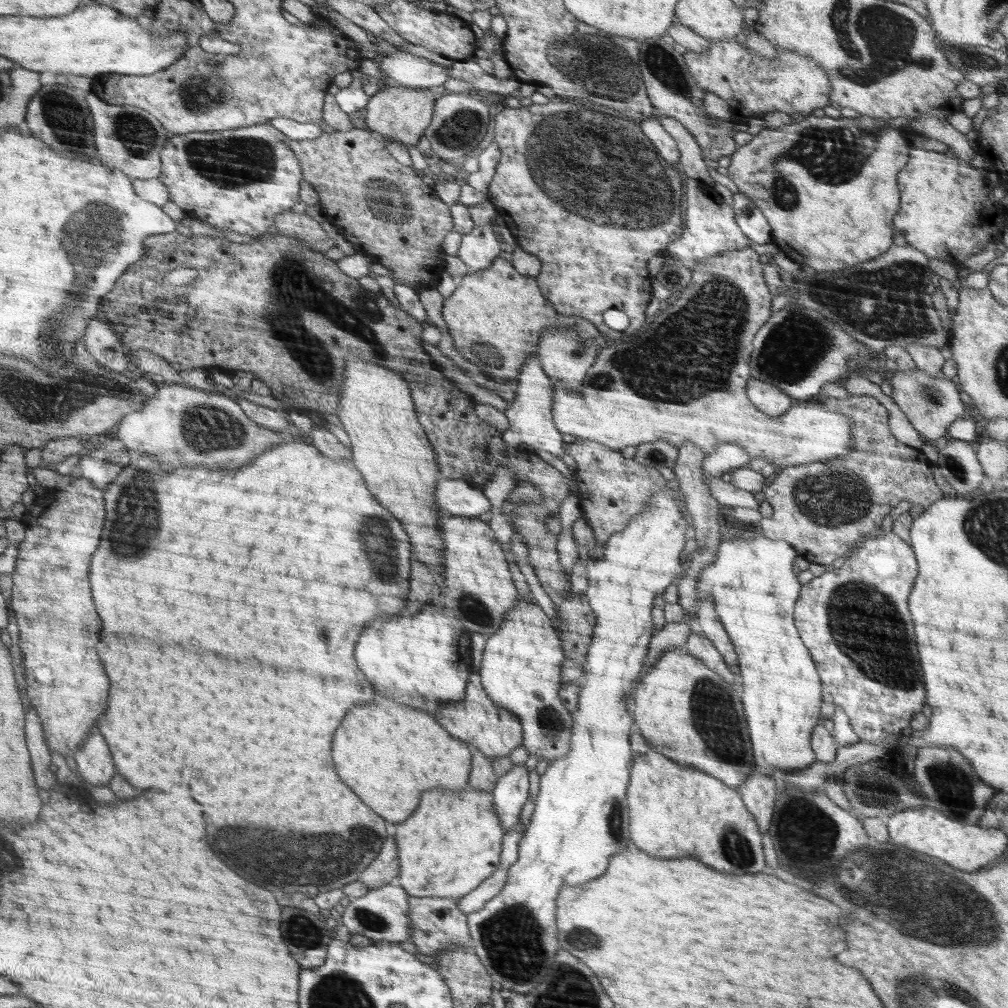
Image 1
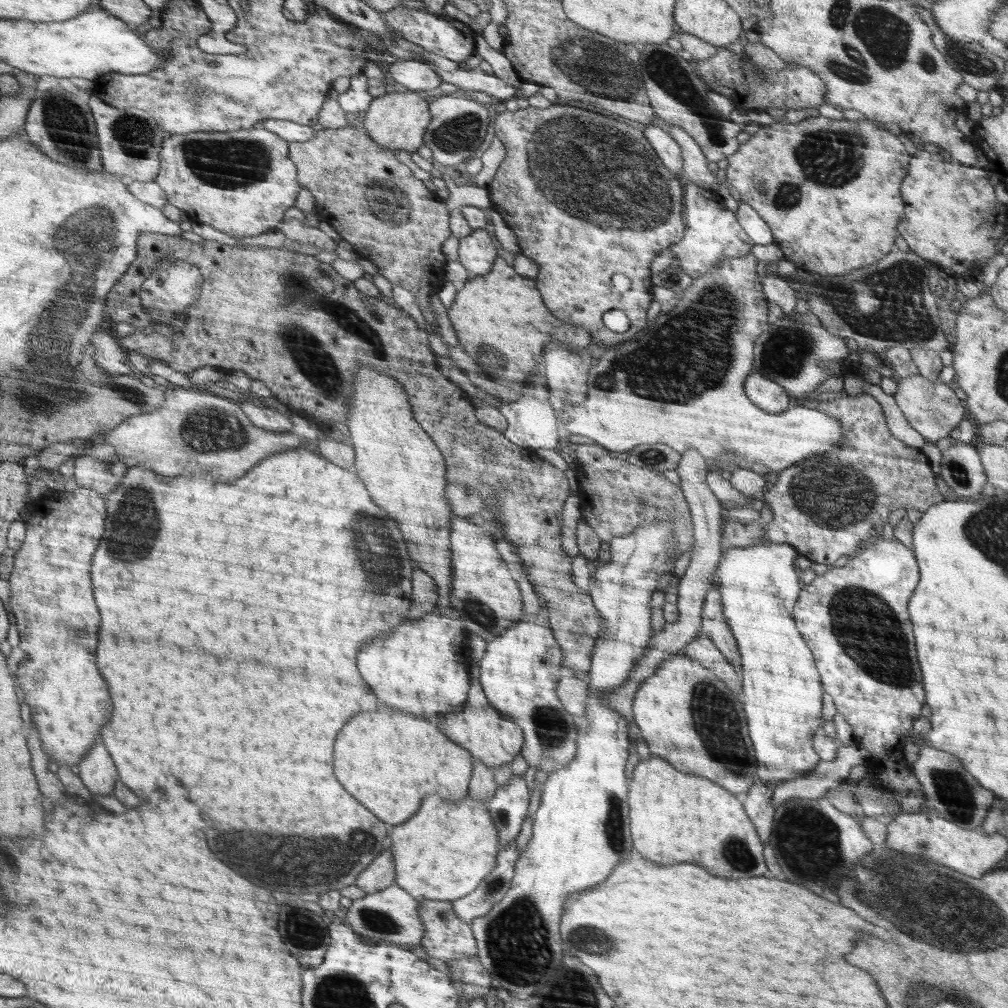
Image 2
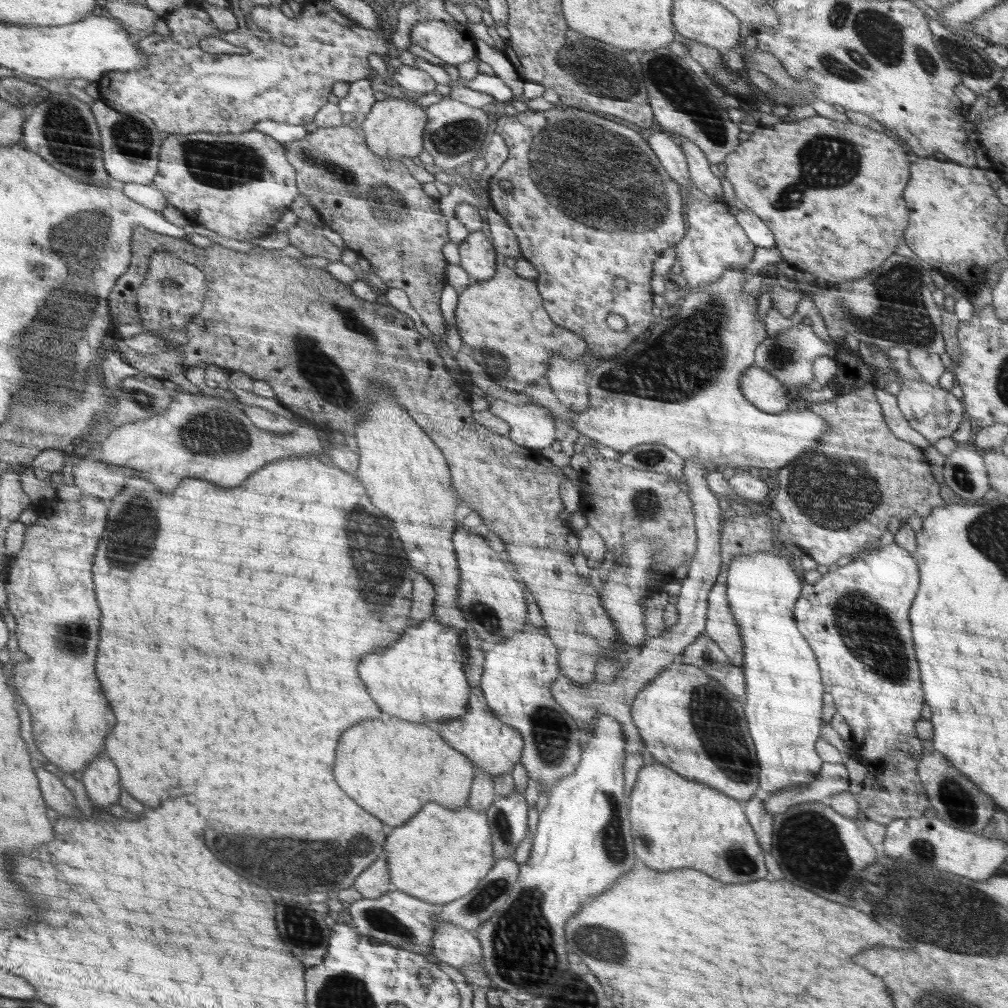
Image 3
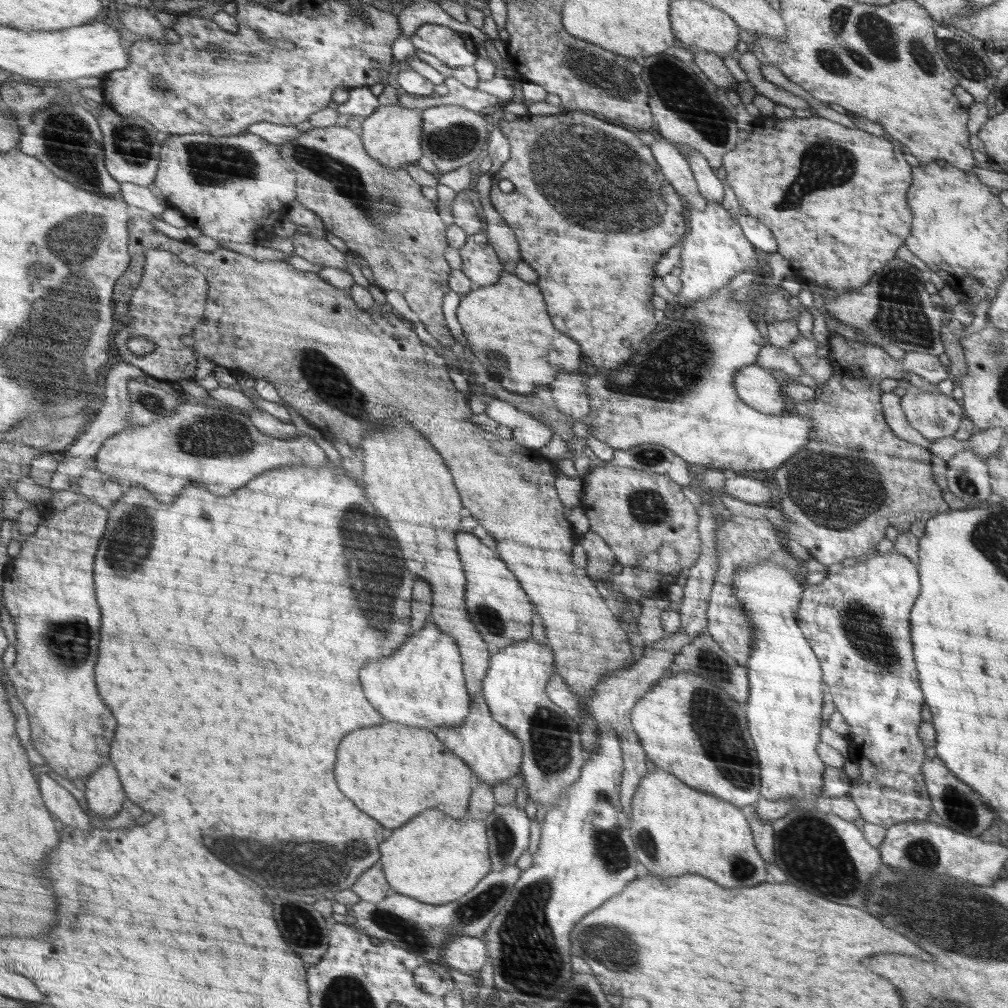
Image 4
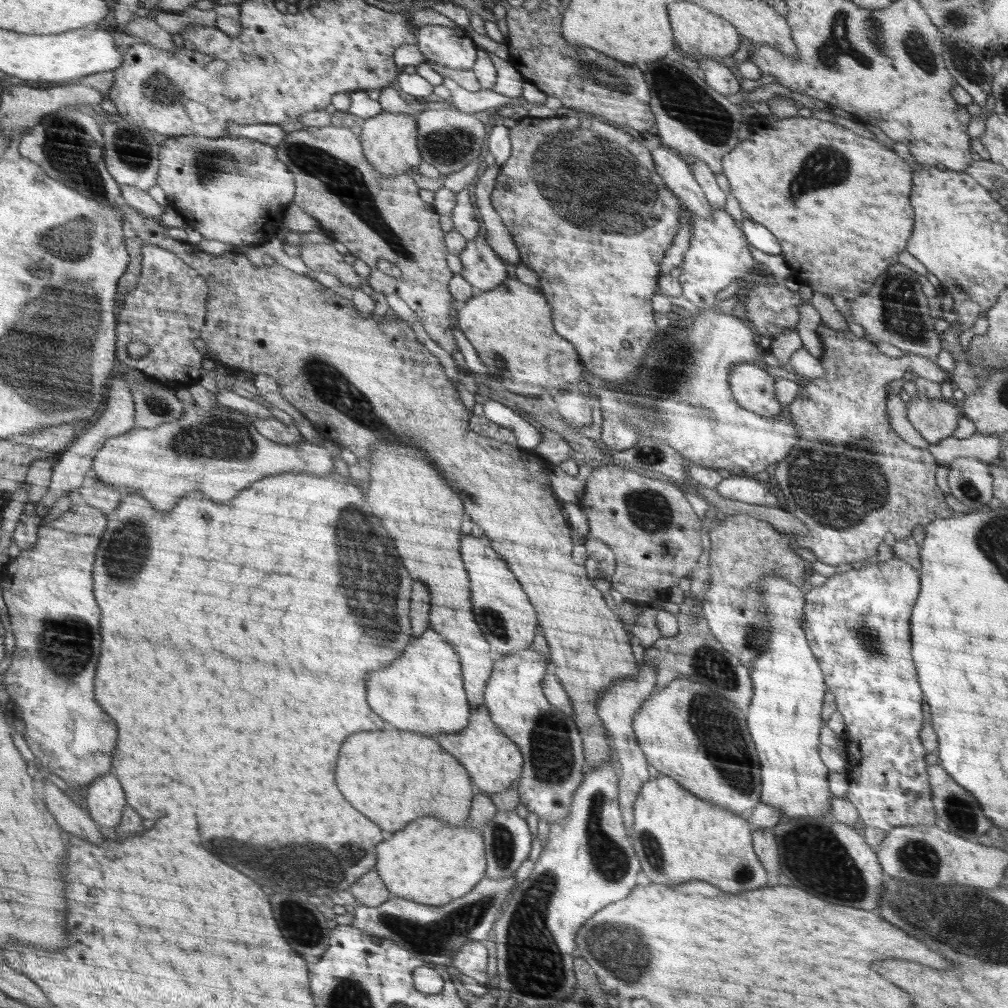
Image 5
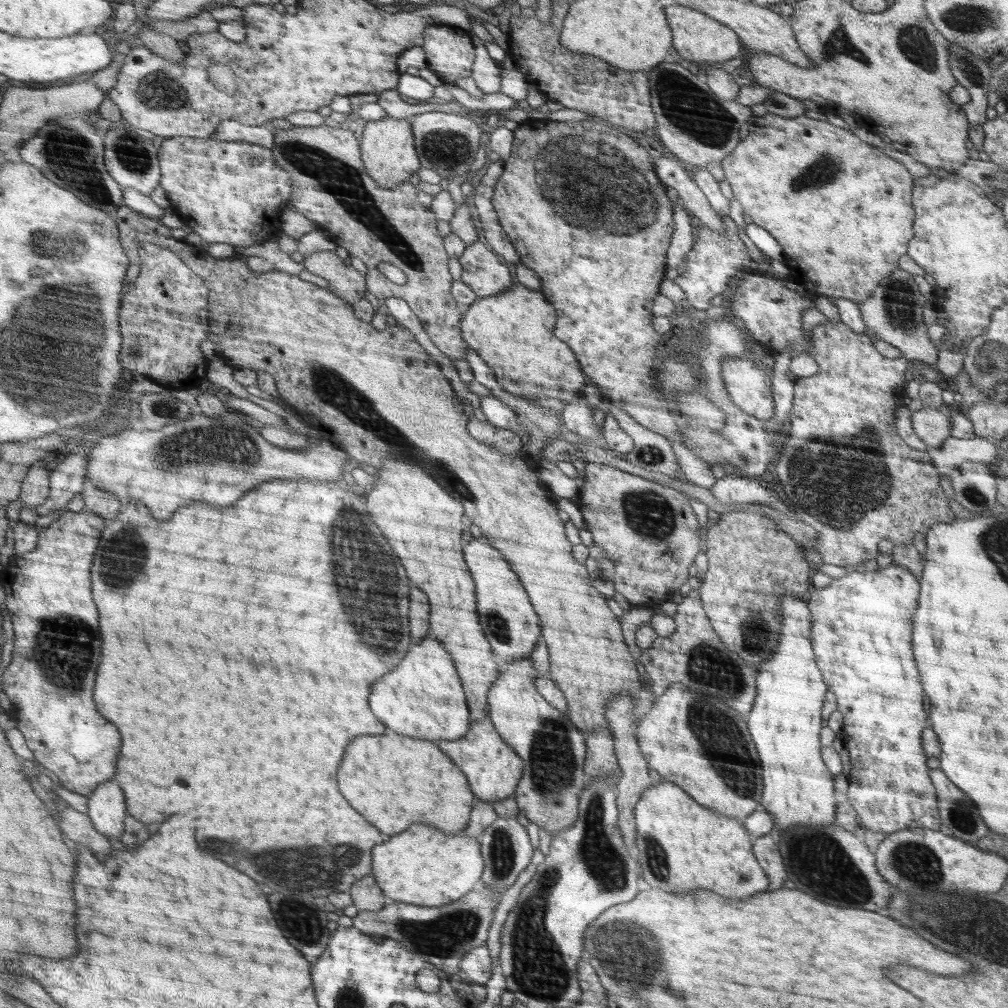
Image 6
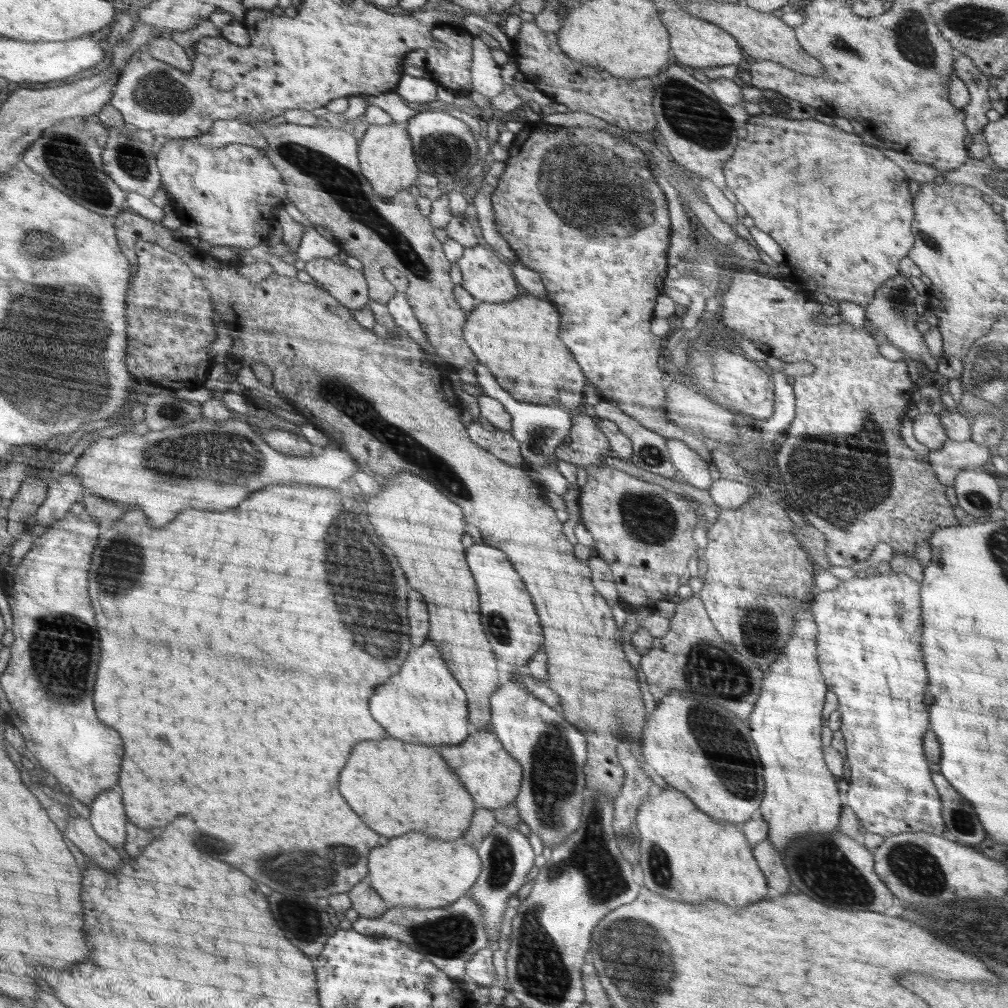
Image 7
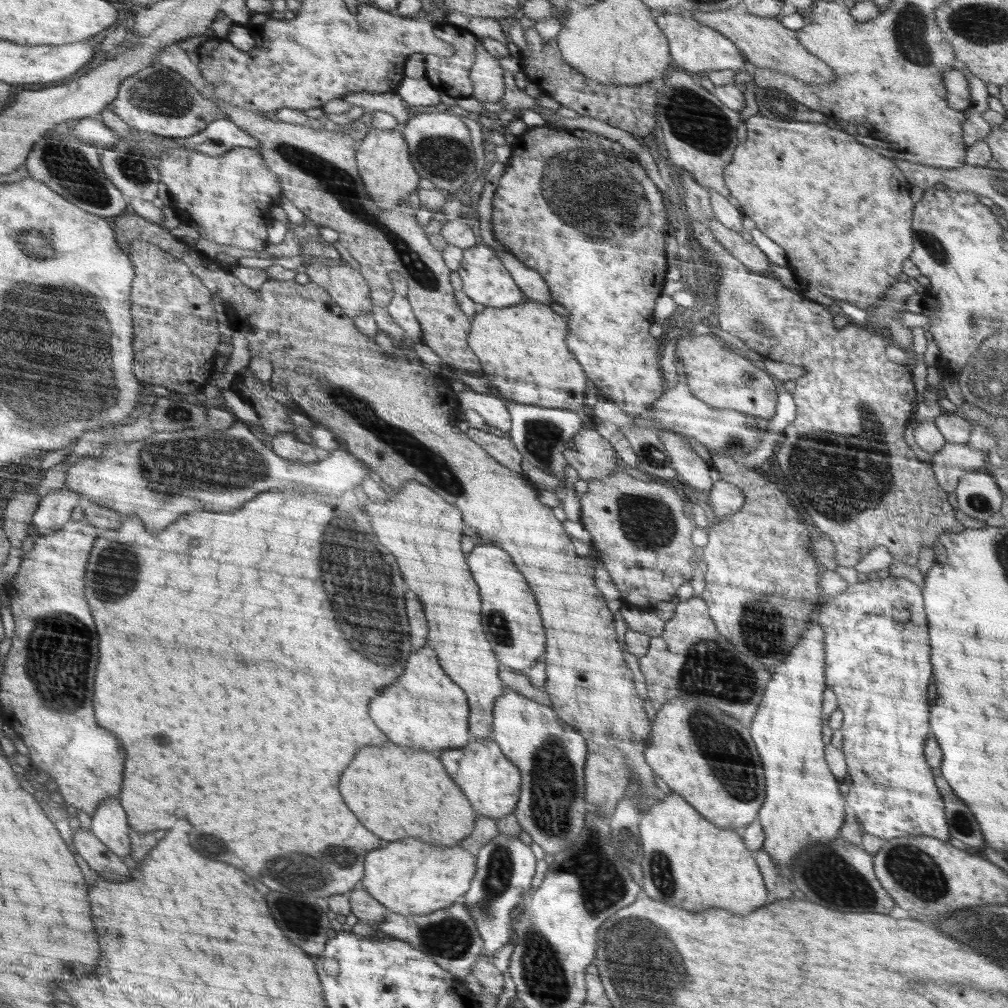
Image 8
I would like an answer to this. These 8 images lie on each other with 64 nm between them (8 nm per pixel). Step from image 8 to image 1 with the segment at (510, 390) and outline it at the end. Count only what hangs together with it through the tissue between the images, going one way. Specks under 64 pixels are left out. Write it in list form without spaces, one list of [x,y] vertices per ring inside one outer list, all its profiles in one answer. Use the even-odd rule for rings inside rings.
[[[502,258],[495,259],[486,270],[470,272],[458,280],[457,289],[443,302],[442,314],[456,350],[469,362],[475,364],[488,378],[492,380],[500,378],[502,383],[518,378],[528,357],[538,354],[539,341],[542,339],[543,332],[555,325],[561,328],[572,328],[579,334],[581,340],[600,336],[600,331],[592,322],[578,316],[560,314],[550,300],[547,300],[534,276],[524,276]]]

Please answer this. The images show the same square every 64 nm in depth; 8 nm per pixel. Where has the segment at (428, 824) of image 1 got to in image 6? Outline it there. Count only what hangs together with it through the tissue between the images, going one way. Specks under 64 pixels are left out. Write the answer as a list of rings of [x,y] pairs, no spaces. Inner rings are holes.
[[[420,825],[408,828],[400,836],[392,836],[388,842],[376,848],[376,864],[372,864],[372,877],[384,896],[393,902],[438,907],[462,899],[480,883],[486,864],[483,860],[480,842],[468,837],[466,832],[456,835],[444,834],[432,828],[434,825]]]

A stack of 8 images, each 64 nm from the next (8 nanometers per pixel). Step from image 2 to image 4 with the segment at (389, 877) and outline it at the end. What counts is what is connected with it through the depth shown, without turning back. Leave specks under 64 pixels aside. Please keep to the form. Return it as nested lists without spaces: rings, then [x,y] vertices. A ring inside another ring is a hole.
[[[379,862],[368,869],[367,872],[364,872],[349,889],[358,898],[368,902],[378,902],[395,892],[388,884]]]

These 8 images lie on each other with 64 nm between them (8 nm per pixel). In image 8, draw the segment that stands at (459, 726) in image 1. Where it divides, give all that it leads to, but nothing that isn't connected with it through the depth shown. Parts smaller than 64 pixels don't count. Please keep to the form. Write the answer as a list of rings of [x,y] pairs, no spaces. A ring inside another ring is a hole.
[[[492,737],[485,740],[473,738],[462,748],[446,748],[437,755],[456,786],[466,793],[476,816],[502,819],[518,807],[522,794],[521,771],[518,765],[507,759],[499,743]]]

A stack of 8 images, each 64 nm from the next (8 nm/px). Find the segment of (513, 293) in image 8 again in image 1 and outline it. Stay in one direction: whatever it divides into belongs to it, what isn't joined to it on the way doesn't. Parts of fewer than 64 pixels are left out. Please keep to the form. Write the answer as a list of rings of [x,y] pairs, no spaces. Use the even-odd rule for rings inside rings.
[[[475,226],[461,237],[457,257],[469,266],[471,273],[486,270],[495,262],[496,254],[500,252],[500,240],[490,226]]]

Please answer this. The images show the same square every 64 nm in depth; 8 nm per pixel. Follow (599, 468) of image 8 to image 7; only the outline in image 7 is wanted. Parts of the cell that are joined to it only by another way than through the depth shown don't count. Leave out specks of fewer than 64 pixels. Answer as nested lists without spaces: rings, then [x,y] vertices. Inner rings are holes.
[[[588,407],[578,408],[572,412],[573,420],[569,438],[570,446],[574,452],[582,454],[584,464],[576,464],[576,467],[582,467],[588,472],[590,467],[596,467],[603,464],[605,456],[609,455],[611,448],[608,439],[600,432],[599,428],[594,426],[592,418],[588,418]]]

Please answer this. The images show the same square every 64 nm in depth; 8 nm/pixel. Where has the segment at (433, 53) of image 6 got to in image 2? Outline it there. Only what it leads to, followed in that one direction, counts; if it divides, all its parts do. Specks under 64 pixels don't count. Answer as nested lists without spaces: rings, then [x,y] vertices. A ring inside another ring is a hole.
[[[399,5],[387,12],[381,12],[384,21],[395,32],[400,31],[402,38],[422,46],[426,51],[433,52],[448,58],[452,62],[461,63],[474,54],[474,32],[468,30],[469,25],[463,21],[452,18],[444,18],[424,10],[405,8]]]

